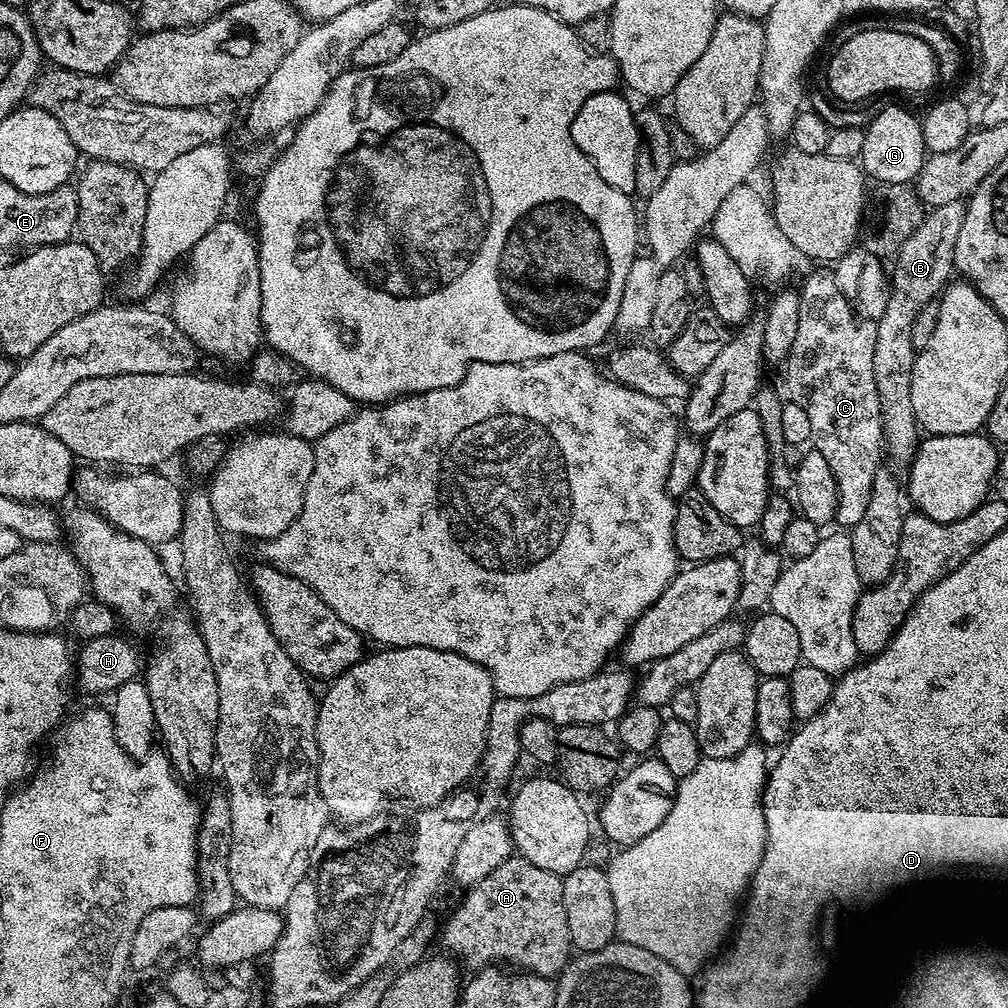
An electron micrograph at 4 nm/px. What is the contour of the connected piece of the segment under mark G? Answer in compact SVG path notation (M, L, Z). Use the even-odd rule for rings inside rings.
M884 108L864 128L862 154L858 158L865 173L881 185L890 183L912 184L922 170L926 159L921 121L904 108Z

